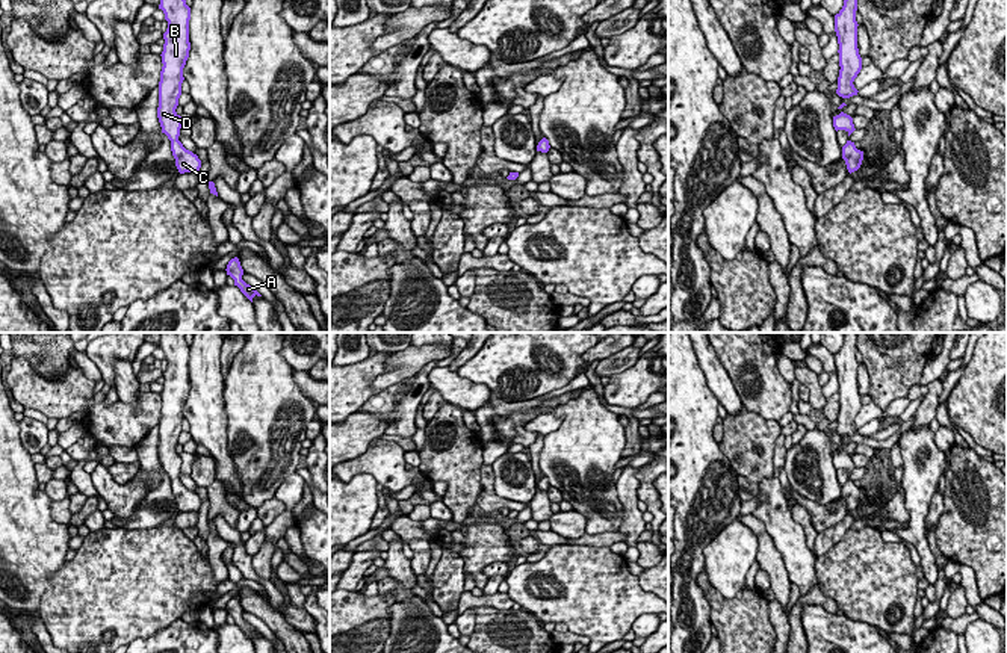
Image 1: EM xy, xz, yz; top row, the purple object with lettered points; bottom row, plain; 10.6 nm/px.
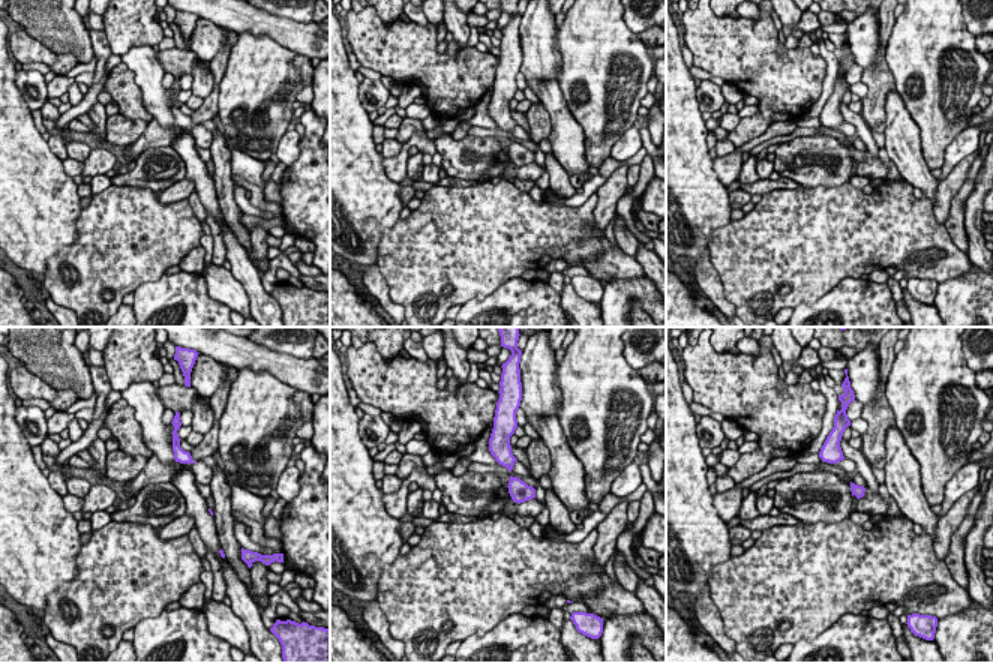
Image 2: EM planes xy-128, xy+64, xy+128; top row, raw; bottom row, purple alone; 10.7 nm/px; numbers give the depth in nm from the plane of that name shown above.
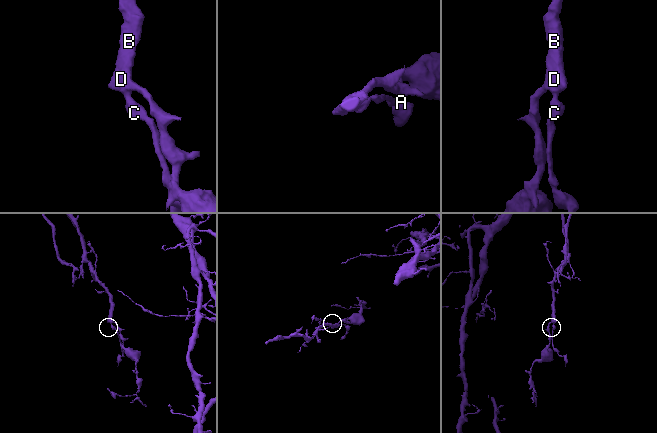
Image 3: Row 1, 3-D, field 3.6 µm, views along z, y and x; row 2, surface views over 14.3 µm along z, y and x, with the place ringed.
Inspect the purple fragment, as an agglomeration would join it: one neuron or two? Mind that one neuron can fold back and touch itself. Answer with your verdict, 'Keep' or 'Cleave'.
Keep

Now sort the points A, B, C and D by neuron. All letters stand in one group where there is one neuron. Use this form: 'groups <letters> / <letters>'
groups A B C D

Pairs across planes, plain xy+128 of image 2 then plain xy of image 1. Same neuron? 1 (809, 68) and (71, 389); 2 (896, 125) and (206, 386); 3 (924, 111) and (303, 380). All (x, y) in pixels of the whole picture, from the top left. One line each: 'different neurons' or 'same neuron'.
1: same neuron
2: same neuron
3: different neurons

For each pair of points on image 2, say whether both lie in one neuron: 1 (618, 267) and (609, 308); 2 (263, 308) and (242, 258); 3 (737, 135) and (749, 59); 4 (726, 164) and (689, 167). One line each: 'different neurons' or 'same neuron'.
1: different neurons
2: same neuron
3: same neuron
4: different neurons

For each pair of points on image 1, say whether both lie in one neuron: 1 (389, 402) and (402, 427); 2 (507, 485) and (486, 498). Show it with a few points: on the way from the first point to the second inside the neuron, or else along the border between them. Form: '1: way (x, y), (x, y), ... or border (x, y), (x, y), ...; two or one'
1: way (395, 408), (402, 416), (402, 420); one
2: border (490, 466), (495, 492), (507, 499), (526, 504); two

